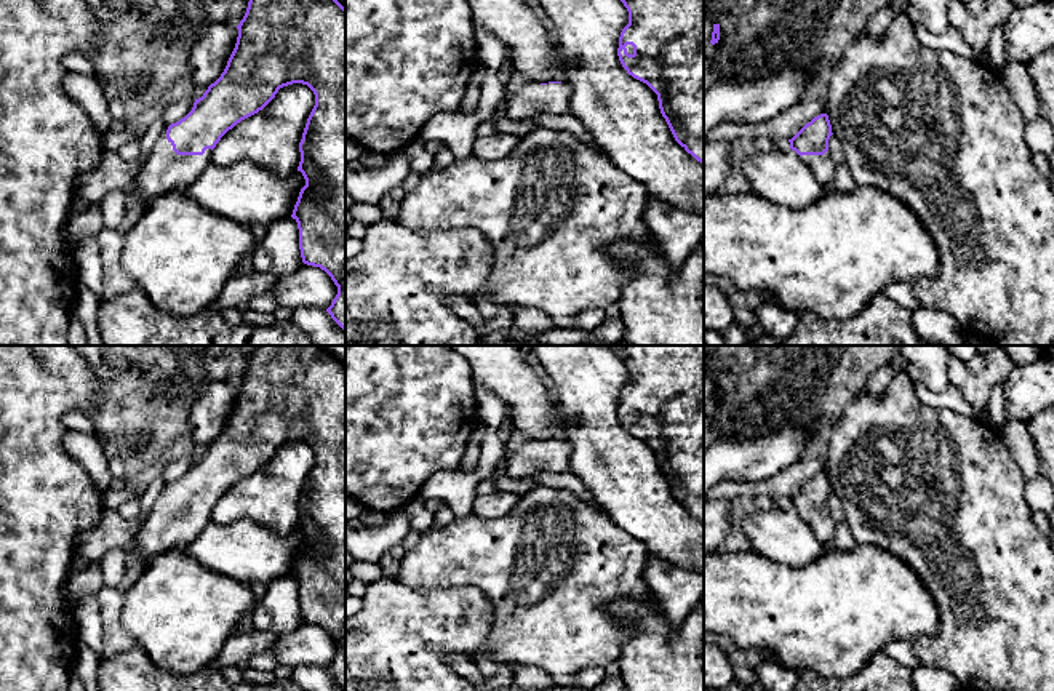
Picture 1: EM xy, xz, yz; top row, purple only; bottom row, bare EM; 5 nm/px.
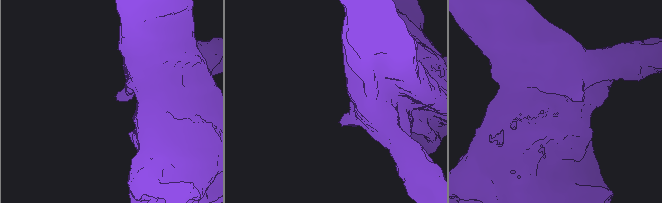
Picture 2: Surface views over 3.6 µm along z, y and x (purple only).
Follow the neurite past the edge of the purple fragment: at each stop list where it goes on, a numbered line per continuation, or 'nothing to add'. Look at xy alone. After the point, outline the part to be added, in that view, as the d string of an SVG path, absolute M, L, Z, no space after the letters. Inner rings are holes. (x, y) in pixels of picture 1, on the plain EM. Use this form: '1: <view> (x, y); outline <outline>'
1: xy (163, 528); outline M168 485L157 497L149 515L142 518L142 526L133 541L146 563L160 553L190 542L211 521L211 507L206 507L203 513L178 513L166 497Z

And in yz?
1: yz (822, 525); outline M828 509L824 513L801 513L800 517L824 545L832 545L836 521L832 518Z

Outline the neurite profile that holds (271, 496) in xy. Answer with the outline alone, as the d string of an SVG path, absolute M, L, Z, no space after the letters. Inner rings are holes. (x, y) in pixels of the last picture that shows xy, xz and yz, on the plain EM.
M307 443L280 446L262 469L221 496L213 507L211 521L229 525L248 518L278 534L297 529L299 501L313 464L315 453Z

